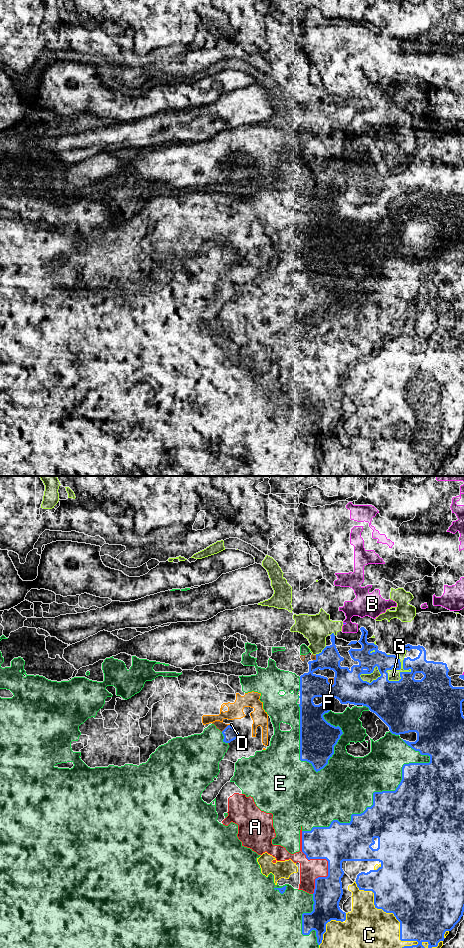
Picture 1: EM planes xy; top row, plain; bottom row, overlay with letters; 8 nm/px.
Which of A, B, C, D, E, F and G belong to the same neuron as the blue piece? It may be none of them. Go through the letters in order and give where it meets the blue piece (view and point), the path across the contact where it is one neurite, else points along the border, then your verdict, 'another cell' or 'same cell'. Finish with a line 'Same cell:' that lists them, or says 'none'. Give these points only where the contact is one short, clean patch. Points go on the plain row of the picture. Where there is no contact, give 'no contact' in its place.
A: contact xy (324, 378); same cell
B: contact xy (345, 143); another cell
C: contact xy (403, 460); same cell
D: contact xy (229, 245); same cell
E: contact xy (373, 318); same cell
F: contact xy (225, 248); another cell
G: contact xy (395, 188); another cell
Same cell: A, C, D, E

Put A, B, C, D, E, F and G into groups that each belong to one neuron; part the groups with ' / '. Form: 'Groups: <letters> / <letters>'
Groups: A C D E / B G / F

